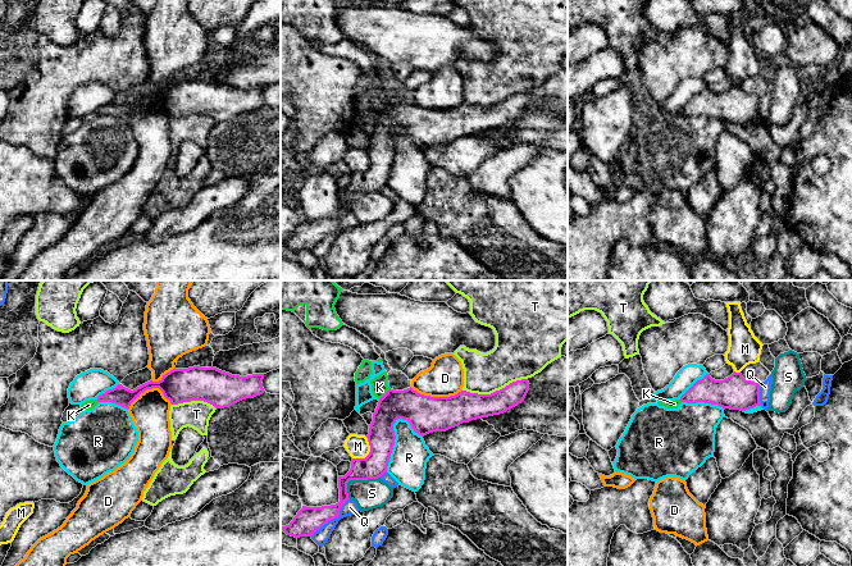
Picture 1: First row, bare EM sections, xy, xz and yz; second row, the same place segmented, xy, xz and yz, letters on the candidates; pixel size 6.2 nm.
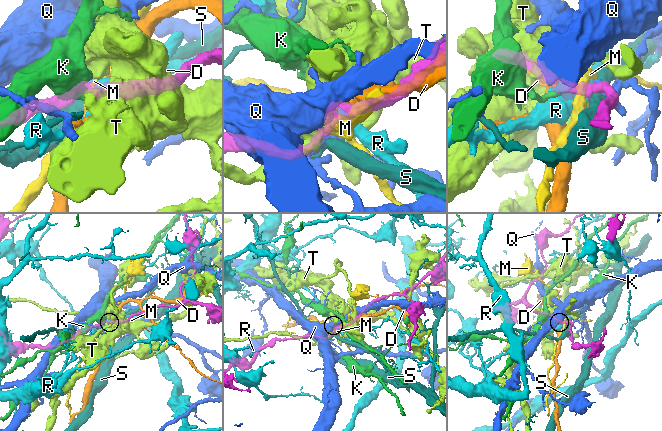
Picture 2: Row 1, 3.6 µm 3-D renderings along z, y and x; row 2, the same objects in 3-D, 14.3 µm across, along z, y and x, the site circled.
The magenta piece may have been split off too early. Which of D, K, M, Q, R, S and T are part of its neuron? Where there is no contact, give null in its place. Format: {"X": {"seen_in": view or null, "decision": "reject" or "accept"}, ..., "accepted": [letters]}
{"D": {"seen_in": "xy", "decision": "reject"}, "K": {"seen_in": "xz", "decision": "reject"}, "M": {"seen_in": "xz", "decision": "reject"}, "Q": {"seen_in": "xz", "decision": "reject"}, "R": {"seen_in": "xz", "decision": "reject"}, "S": {"seen_in": "xz", "decision": "reject"}, "T": {"seen_in": "xz", "decision": "reject"}, "accepted": []}

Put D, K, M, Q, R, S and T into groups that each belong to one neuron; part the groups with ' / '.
D / K / M / Q / R / S / T

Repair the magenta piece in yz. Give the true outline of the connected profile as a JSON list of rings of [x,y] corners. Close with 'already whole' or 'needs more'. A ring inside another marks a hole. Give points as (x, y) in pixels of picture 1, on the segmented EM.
[[[733,373],[724,380],[715,380],[706,374],[697,380],[682,397],[682,402],[705,402],[730,410],[746,411],[760,402],[760,384],[747,380],[741,373]]] | already whole

